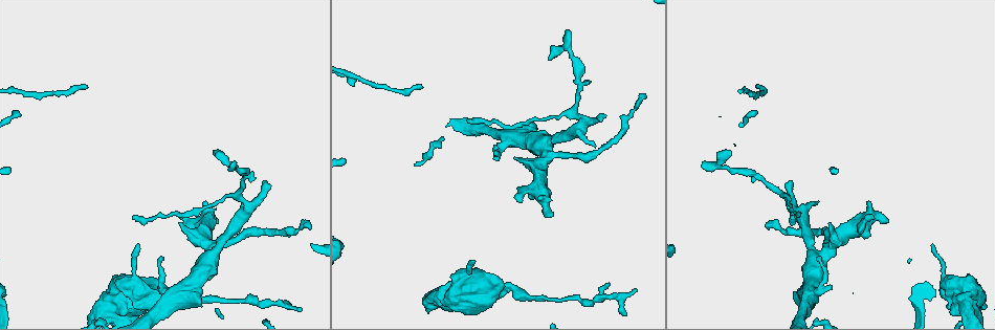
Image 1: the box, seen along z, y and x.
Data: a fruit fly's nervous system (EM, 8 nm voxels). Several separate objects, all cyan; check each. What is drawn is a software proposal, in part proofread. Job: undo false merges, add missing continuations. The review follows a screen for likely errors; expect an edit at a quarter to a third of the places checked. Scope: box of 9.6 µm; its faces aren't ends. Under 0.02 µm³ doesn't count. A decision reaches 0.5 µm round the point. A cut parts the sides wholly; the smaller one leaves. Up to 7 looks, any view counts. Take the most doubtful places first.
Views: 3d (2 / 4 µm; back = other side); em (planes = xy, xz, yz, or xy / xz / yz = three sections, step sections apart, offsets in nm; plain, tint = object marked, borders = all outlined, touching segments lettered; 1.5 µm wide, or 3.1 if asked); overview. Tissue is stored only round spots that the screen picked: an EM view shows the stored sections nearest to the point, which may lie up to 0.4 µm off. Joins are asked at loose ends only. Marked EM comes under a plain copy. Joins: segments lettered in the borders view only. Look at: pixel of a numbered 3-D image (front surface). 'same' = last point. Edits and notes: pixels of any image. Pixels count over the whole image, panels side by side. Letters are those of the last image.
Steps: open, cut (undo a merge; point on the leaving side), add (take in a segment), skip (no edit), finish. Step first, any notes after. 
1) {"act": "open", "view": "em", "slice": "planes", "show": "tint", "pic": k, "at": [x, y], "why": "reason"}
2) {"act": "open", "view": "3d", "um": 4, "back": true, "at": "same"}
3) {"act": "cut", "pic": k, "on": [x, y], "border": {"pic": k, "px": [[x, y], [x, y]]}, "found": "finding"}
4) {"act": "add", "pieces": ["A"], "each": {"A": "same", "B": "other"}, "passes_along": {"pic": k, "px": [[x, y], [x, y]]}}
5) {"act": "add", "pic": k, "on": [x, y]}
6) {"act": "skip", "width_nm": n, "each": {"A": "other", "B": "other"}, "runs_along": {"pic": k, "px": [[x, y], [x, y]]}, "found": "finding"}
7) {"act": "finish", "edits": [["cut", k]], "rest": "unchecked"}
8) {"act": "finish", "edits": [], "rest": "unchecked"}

{"act": "open", "view": "3d", "um": 4, "pic": 1, "at": [310, 226], "why": "branch stops here"}

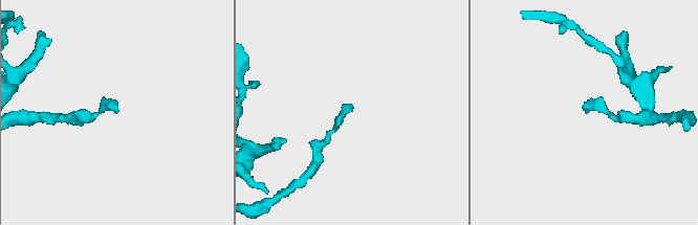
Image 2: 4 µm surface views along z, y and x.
{"act": "open", "view": "em", "slice": "yz", "step": 8, "show": "borders", "pic": 2, "at": [587, 110]}

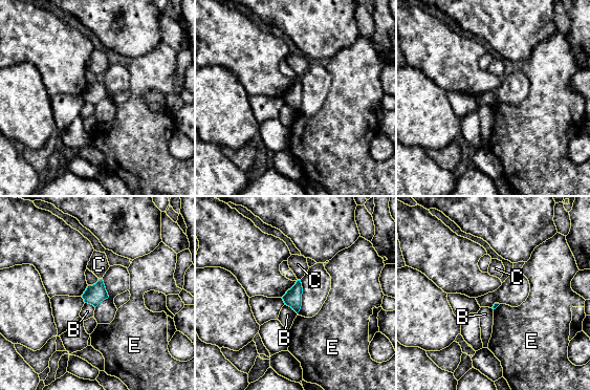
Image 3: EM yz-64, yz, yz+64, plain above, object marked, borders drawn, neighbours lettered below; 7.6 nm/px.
{"act": "skip", "each": {"B": "other", "C": "other", "E": "other"}, "found": "no lettered segment goes on from it"}

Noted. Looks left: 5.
{"act": "open", "view": "em", "slice": "planes", "show": "borders", "pic": 1, "at": [553, 215], "why": "an open end"}

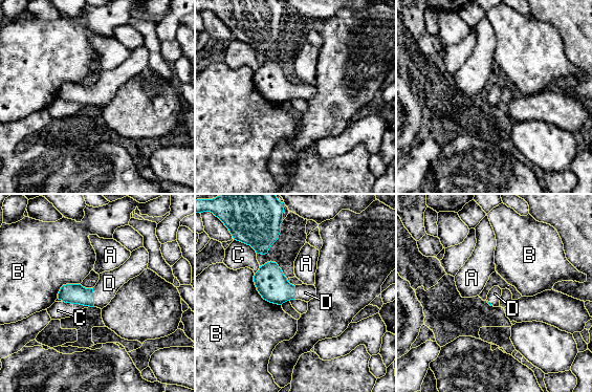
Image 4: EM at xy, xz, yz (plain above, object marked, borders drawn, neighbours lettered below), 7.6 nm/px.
{"act": "add", "pieces": ["D"], "each": {"A": "other", "B": "other", "C": "other", "D": "same"}, "found": "it goes on there"}

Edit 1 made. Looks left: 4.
{"act": "finish", "edits": [["add", 4]], "rest": "unchecked"}

